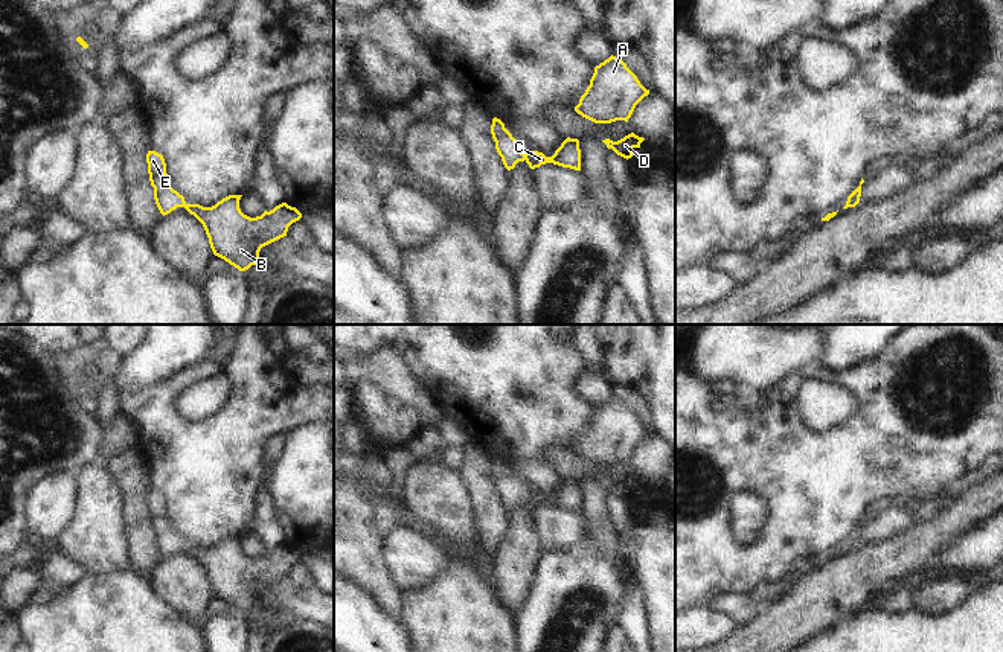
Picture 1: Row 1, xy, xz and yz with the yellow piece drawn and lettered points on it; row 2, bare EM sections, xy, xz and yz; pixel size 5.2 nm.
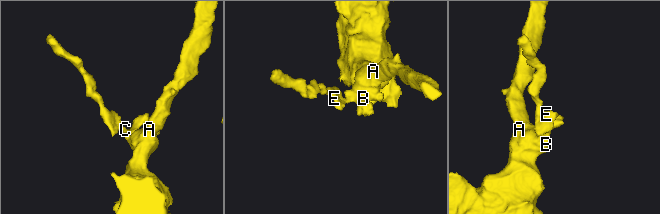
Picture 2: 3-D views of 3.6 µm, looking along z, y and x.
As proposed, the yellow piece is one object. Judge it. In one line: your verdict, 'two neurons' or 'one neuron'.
one neuron

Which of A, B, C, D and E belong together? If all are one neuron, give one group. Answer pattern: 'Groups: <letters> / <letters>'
Groups: A B C D E

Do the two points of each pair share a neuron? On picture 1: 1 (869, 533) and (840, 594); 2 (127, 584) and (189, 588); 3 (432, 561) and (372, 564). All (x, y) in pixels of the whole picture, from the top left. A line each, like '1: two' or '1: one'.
1: two
2: two
3: two

